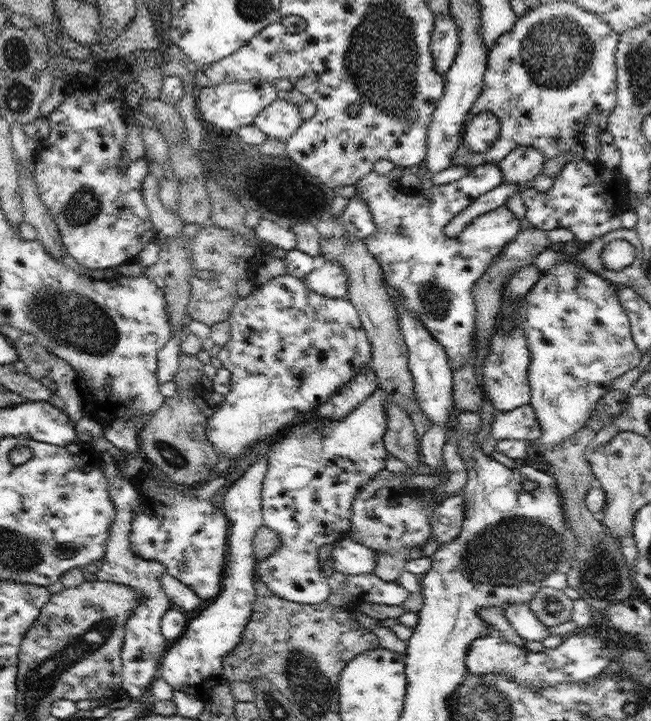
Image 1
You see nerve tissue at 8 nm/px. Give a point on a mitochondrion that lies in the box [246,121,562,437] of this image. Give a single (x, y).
(436, 299)

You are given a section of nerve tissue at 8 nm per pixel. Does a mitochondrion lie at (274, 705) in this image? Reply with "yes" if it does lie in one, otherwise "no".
yes

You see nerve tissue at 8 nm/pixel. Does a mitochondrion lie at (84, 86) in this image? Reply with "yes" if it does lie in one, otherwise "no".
no

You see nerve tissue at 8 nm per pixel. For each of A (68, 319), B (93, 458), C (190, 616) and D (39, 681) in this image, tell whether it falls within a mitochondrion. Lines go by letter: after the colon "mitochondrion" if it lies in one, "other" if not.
A: mitochondrion
B: other
C: other
D: mitochondrion

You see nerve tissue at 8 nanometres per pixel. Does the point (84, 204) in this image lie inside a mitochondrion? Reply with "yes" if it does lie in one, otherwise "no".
yes

